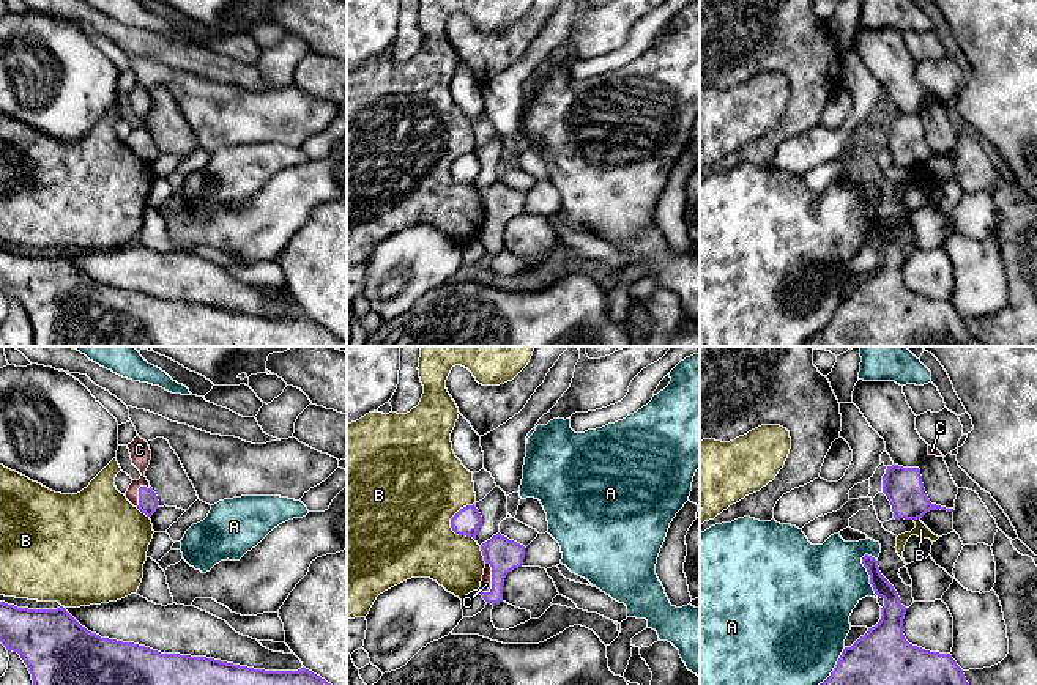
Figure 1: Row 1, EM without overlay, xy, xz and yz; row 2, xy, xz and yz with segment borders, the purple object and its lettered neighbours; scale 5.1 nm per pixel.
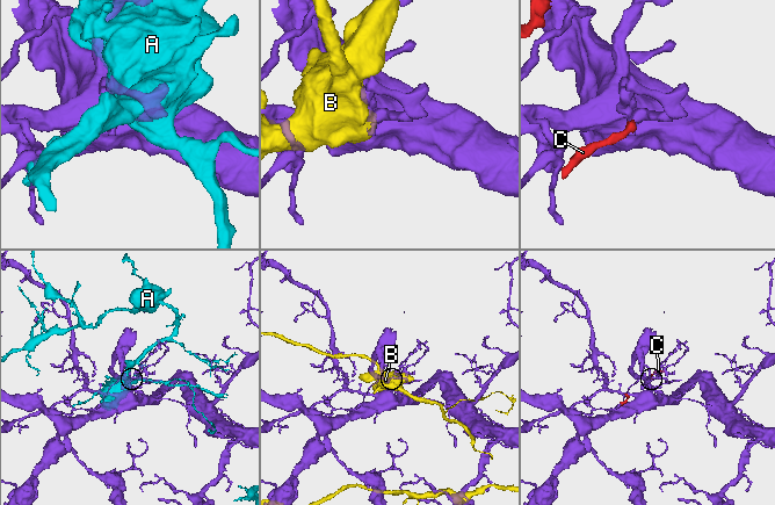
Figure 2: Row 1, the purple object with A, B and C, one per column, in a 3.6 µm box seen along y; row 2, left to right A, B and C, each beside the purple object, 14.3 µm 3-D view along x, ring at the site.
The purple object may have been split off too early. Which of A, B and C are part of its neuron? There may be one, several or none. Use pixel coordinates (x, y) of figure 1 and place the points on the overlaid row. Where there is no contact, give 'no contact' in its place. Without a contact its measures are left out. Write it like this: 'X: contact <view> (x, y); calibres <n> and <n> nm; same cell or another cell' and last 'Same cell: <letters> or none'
A: contact yz (869, 573); calibres 120 and 400 nm; another cell
B: contact xz (451, 525); calibres 140 and 500 nm; another cell
C: contact xz (492, 580); calibres 170 and 60 nm; another cell
Same cell: none

